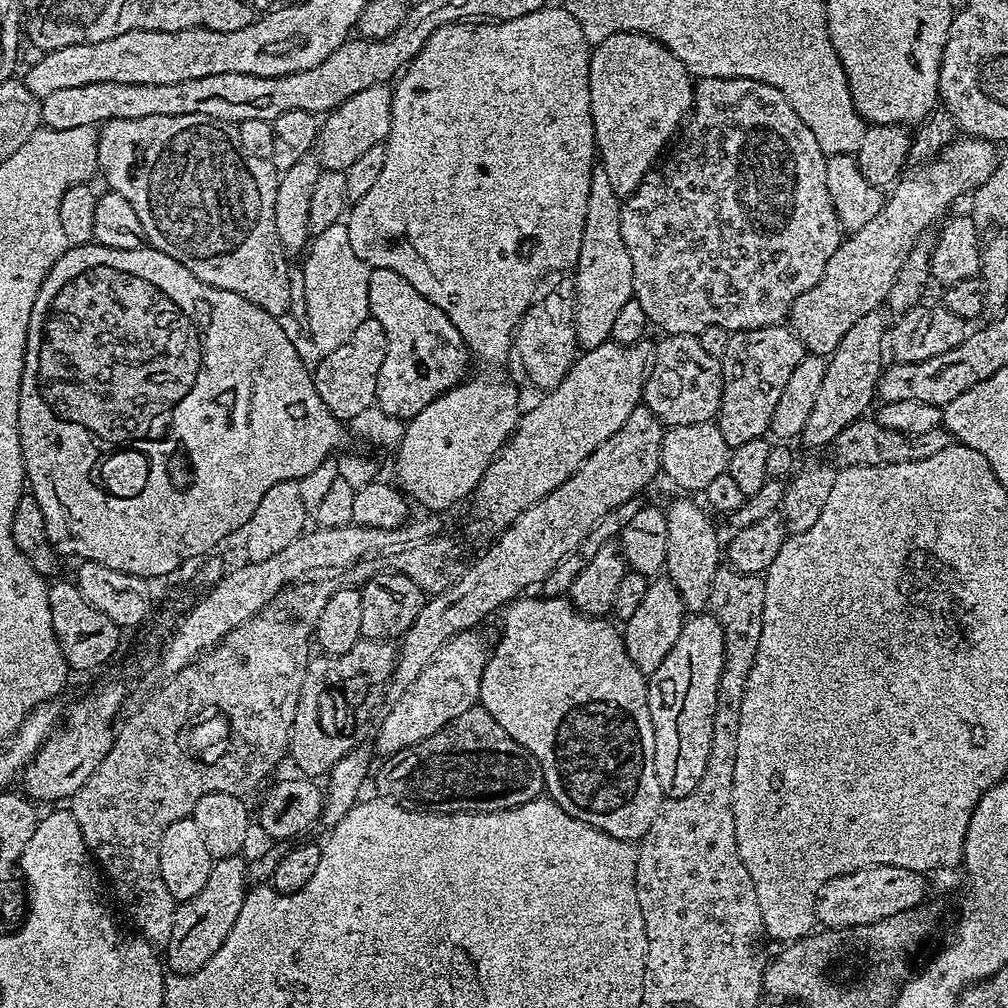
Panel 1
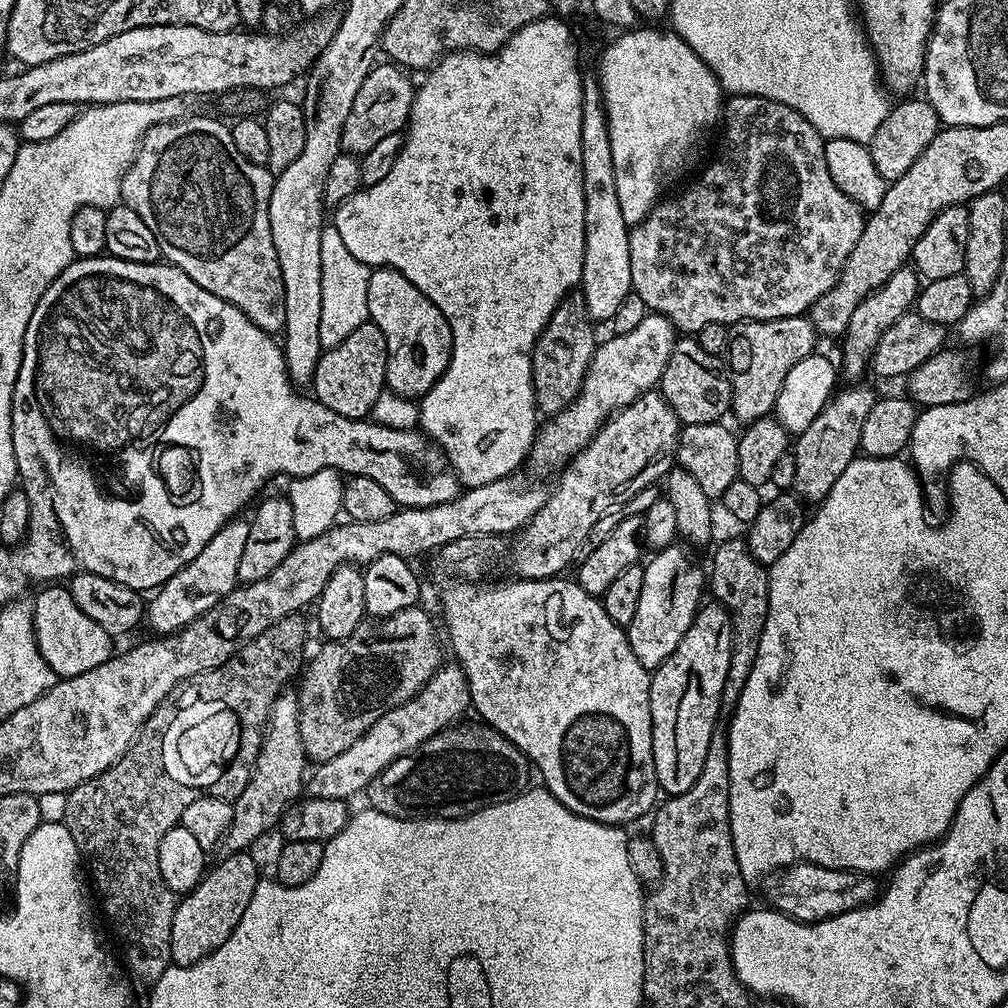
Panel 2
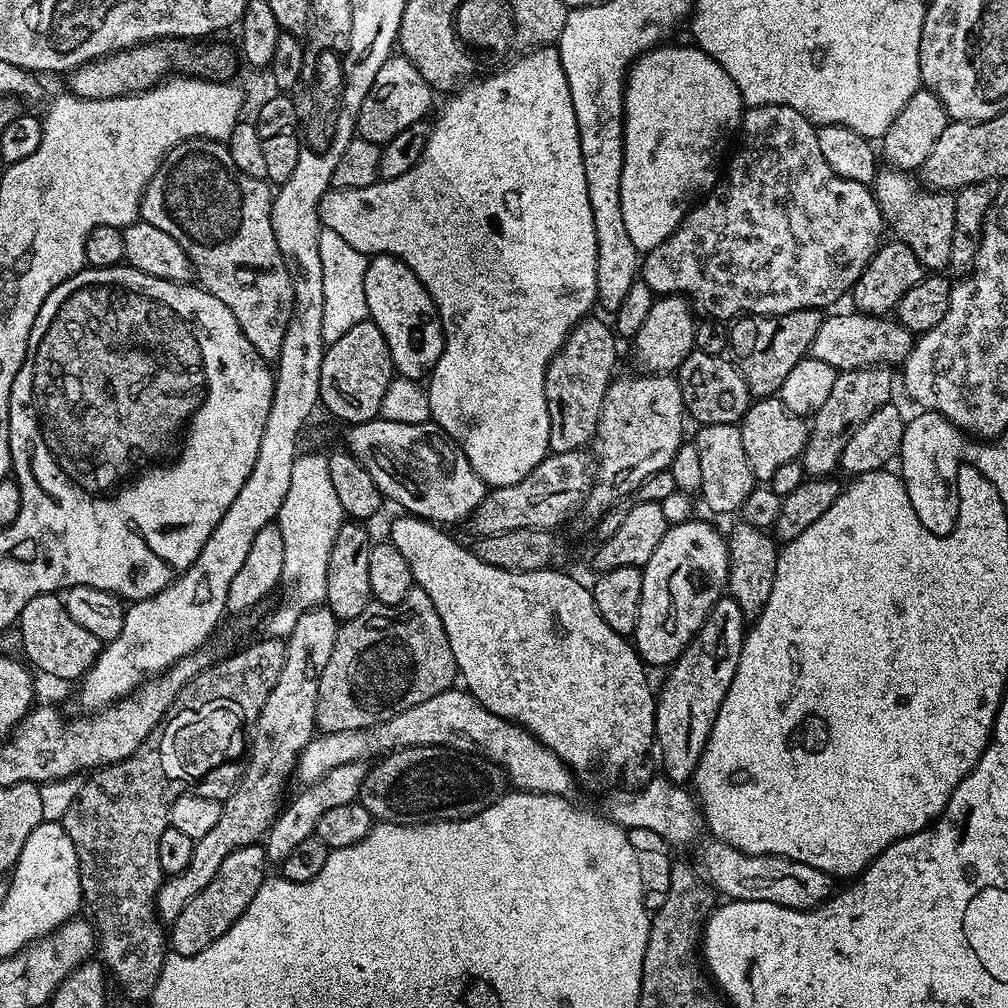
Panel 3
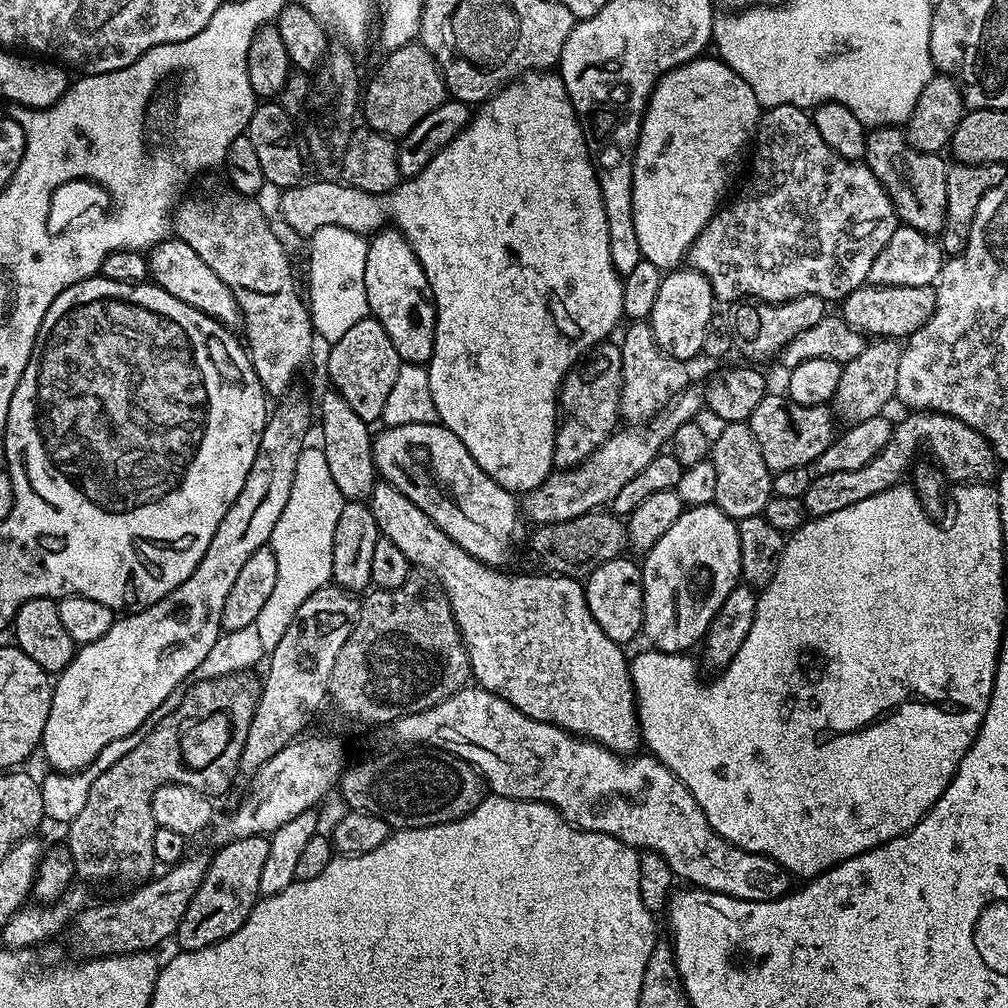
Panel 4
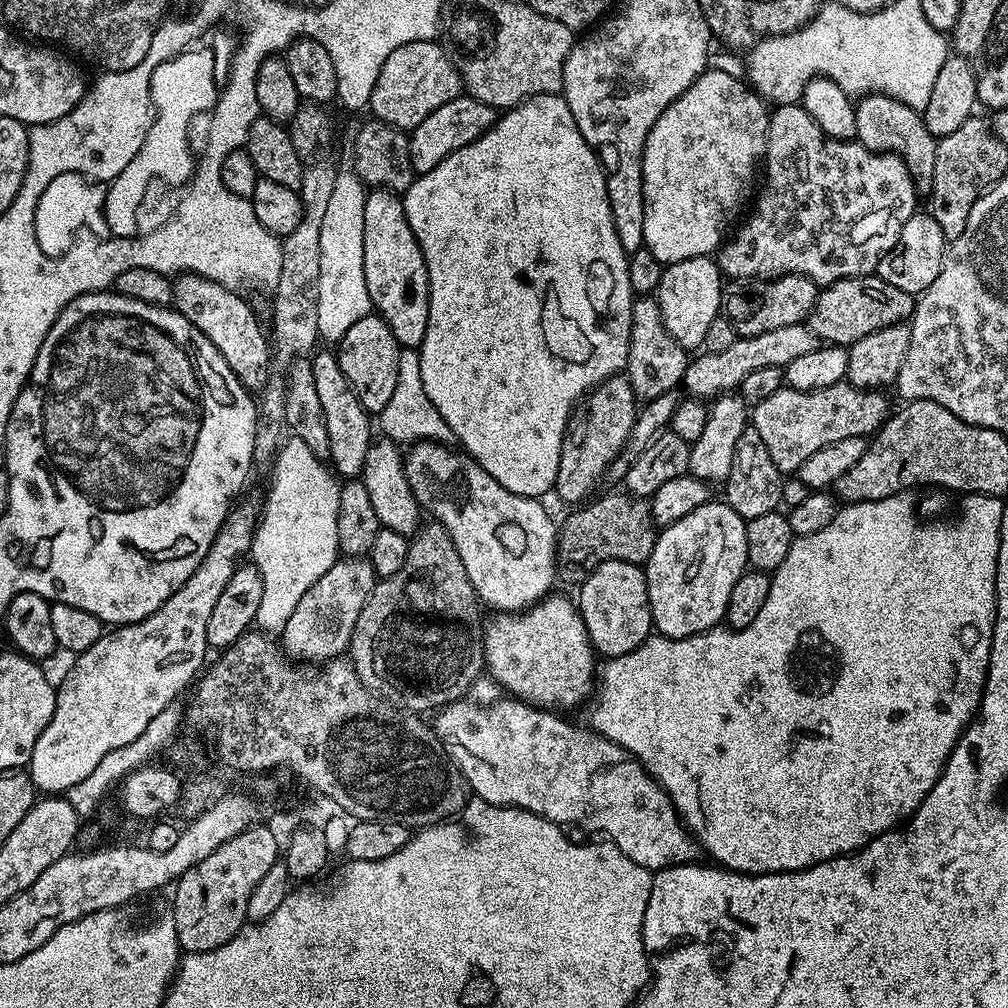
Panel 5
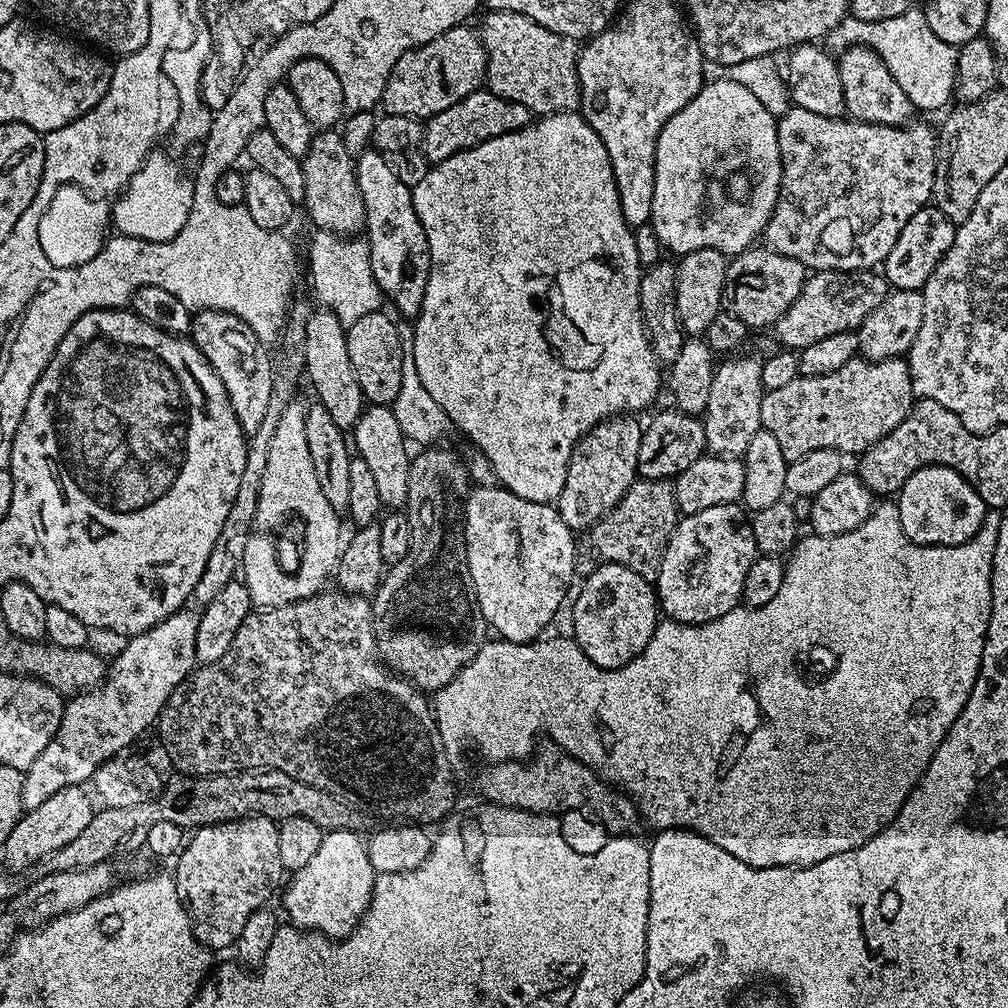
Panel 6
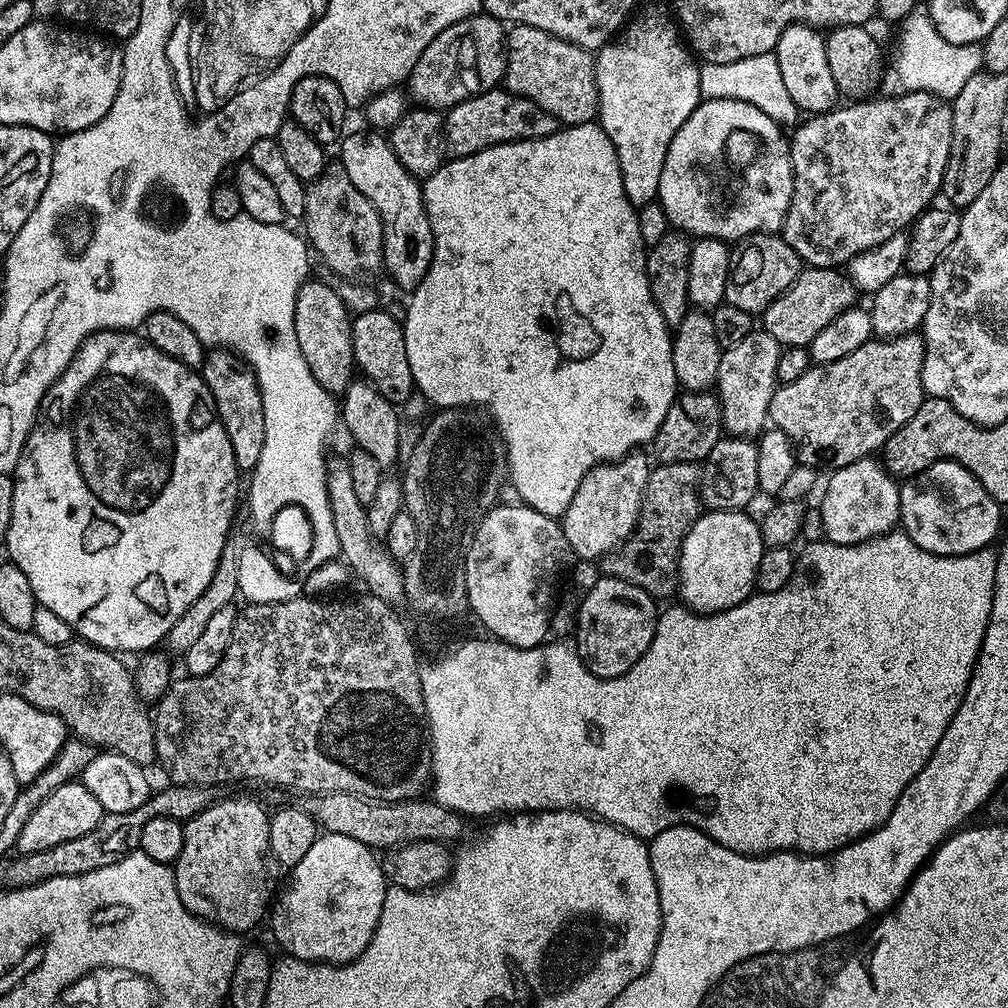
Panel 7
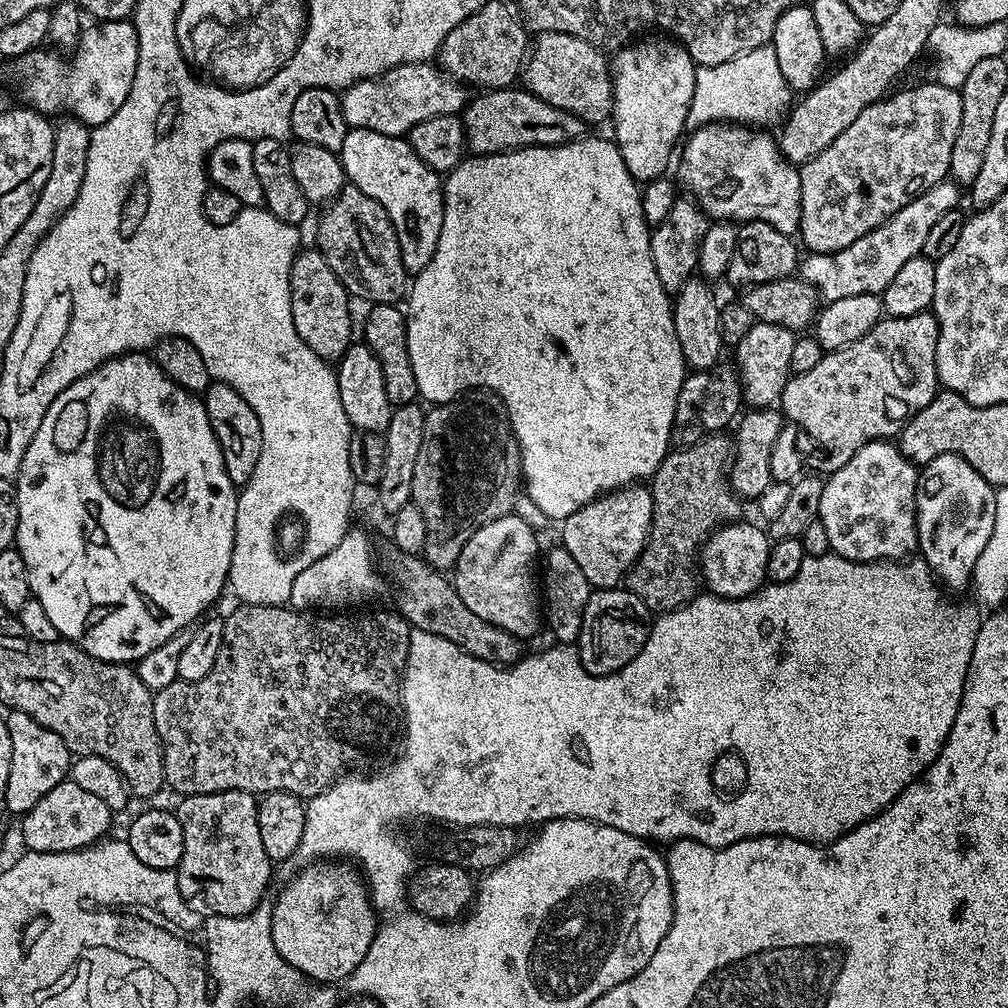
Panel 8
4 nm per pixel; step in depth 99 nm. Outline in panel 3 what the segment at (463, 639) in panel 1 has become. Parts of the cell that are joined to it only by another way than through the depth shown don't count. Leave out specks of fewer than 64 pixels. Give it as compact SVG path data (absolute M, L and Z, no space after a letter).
M355 760L346 766L334 766L334 770L318 778L318 782L301 787L299 789L301 792L281 807L263 841L262 847L269 861L283 862L286 854L290 854L295 847L301 842L306 842L306 838L310 838L315 833L318 818L322 818L322 814L326 814L334 806L346 806L353 803L359 797L362 782L368 777L368 770L369 765L365 761Z

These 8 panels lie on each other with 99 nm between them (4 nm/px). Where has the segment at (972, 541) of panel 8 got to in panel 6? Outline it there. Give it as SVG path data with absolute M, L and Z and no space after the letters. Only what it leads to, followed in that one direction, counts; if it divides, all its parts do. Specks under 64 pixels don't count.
M944 465L920 467L896 496L903 533L920 545L965 544L984 524L987 505L972 484Z

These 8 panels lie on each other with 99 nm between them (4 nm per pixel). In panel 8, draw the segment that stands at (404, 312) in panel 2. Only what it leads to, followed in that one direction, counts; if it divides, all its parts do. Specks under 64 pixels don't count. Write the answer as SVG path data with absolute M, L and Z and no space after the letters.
M349 128L346 138L339 150L339 158L344 167L347 183L353 188L362 190L362 194L370 194L382 210L390 218L394 230L398 234L398 246L402 254L402 266L409 274L418 274L436 256L438 238L444 233L444 185L441 173L435 172L408 145L403 136L387 136L374 130Z

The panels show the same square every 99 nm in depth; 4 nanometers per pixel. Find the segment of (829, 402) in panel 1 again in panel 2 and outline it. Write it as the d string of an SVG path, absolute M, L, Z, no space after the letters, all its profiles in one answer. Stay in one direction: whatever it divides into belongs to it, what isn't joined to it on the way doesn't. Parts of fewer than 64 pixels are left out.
M905 266L894 274L890 274L890 278L886 278L886 282L882 282L882 286L878 286L869 296L862 298L862 302L858 302L858 310L854 310L854 314L850 314L848 331L842 340L842 343L844 343L844 368L842 364L842 372L843 375L845 372L849 376L849 381L859 381L863 377L860 375L864 371L866 373L869 371L872 362L872 351L878 346L878 338L882 338L882 334L886 334L886 330L890 330L890 326L894 326L894 322L898 322L898 318L908 315L910 309L915 305L921 287L922 280L915 267Z

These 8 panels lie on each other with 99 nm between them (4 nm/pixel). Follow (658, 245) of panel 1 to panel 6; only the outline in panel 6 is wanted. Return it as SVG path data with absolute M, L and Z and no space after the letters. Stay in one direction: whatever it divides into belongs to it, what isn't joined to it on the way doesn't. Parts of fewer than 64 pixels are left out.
M795 106L789 107L788 112L782 114L776 122L778 150L781 151L781 188L778 194L776 208L762 233L763 243L767 245L767 247L775 250L778 254L786 254L786 258L798 258L798 262L802 262L805 268L812 272L859 272L861 270L872 270L877 266L883 265L885 258L890 254L890 249L894 247L894 242L898 242L898 234L902 234L902 226L906 226L906 222L910 222L910 218L914 218L914 214L918 214L918 210L925 207L925 205L932 200L932 187L934 186L934 178L936 177L936 141L938 136L934 128L931 128L930 125L916 123L917 122L909 122L899 126L894 124L867 124L861 120L853 120L851 118L826 118L822 114L814 114L810 110L802 110Z

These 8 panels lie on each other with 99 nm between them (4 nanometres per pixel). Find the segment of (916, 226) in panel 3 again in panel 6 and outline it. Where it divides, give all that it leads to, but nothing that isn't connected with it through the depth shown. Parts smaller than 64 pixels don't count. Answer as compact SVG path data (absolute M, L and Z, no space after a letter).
M857 46L845 48L839 53L838 63L842 78L842 94L844 95L844 111L853 120L861 120L867 124L907 124L913 119L914 109L910 98L906 98L906 90L894 82L894 74L886 70L873 48Z

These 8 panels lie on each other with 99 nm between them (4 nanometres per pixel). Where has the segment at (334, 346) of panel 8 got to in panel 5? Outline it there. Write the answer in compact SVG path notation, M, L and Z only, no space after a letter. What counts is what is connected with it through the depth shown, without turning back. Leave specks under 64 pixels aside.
M335 351L319 352L311 357L311 361L314 370L314 390L318 390L318 399L322 401L322 414L326 414L326 431L330 437L328 460L337 477L356 478L363 473L366 450L374 439L374 424L373 421L372 424L368 421L371 420L370 413L364 409L362 402L358 402L350 382L346 382L339 355Z

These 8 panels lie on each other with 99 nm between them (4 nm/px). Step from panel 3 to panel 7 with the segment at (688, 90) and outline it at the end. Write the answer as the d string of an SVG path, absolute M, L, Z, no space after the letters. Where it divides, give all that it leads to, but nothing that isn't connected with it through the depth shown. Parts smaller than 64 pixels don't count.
M703 99L693 107L690 118L682 124L675 132L671 140L670 148L667 150L666 162L663 163L662 177L659 179L659 194L657 201L663 206L666 212L669 225L685 235L700 239L702 237L712 237L723 240L727 243L735 243L743 240L747 236L752 236L758 232L777 233L784 225L786 210L789 209L790 198L793 196L793 166L791 145L787 135L782 134L783 129L772 118L767 117L762 110L752 106L741 99Z

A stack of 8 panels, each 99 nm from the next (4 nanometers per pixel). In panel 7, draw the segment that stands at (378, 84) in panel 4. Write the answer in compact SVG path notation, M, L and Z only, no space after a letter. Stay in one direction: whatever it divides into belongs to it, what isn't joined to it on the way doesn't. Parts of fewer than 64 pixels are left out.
M487 14L467 16L462 22L454 22L454 26L446 26L446 30L442 30L442 34L438 34L438 38L434 38L426 50L422 50L422 58L414 62L414 68L408 75L406 92L417 105L447 110L479 92L489 92L497 87L503 81L507 61L505 25Z

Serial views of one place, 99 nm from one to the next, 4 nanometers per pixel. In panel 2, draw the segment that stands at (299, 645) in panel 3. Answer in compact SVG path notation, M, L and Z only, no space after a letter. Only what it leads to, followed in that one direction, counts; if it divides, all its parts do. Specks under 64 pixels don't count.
M291 691L281 692L270 710L268 727L264 729L264 741L254 762L250 782L246 782L246 790L236 796L232 806L231 824L222 841L225 853L231 854L253 847L252 844L258 838L279 825L284 813L301 799L305 791L306 757L300 729L300 702L297 693Z

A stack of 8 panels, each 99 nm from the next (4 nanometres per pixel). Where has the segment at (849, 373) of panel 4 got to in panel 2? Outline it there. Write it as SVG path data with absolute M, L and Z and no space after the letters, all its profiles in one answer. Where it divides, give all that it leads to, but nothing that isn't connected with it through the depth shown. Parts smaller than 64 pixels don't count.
M856 382L848 387L852 388L841 387L828 401L822 414L818 414L818 418L814 418L814 422L810 422L810 426L795 437L794 492L801 501L823 502L826 494L830 494L830 486L838 482L842 470L846 470L846 466L850 466L860 452L862 426L866 426L866 418L876 404L878 393L867 388L864 382Z

